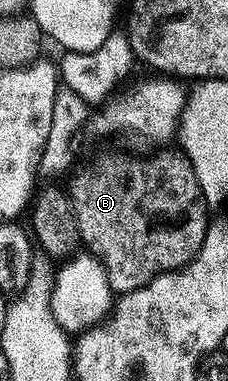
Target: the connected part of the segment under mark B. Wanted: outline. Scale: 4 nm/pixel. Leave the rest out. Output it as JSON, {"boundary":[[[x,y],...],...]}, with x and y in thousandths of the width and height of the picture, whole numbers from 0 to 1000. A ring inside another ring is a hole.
{"boundary":[[[741,391],[671,402],[658,412],[579,412],[566,402],[443,402],[329,454],[298,467],[294,514],[338,567],[355,638],[461,703],[478,753],[500,772],[570,769],[702,717],[798,706],[829,693],[873,648],[890,648],[925,562],[899,551],[908,530],[882,509],[873,470],[855,470],[855,449],[807,402],[754,402]]]}

